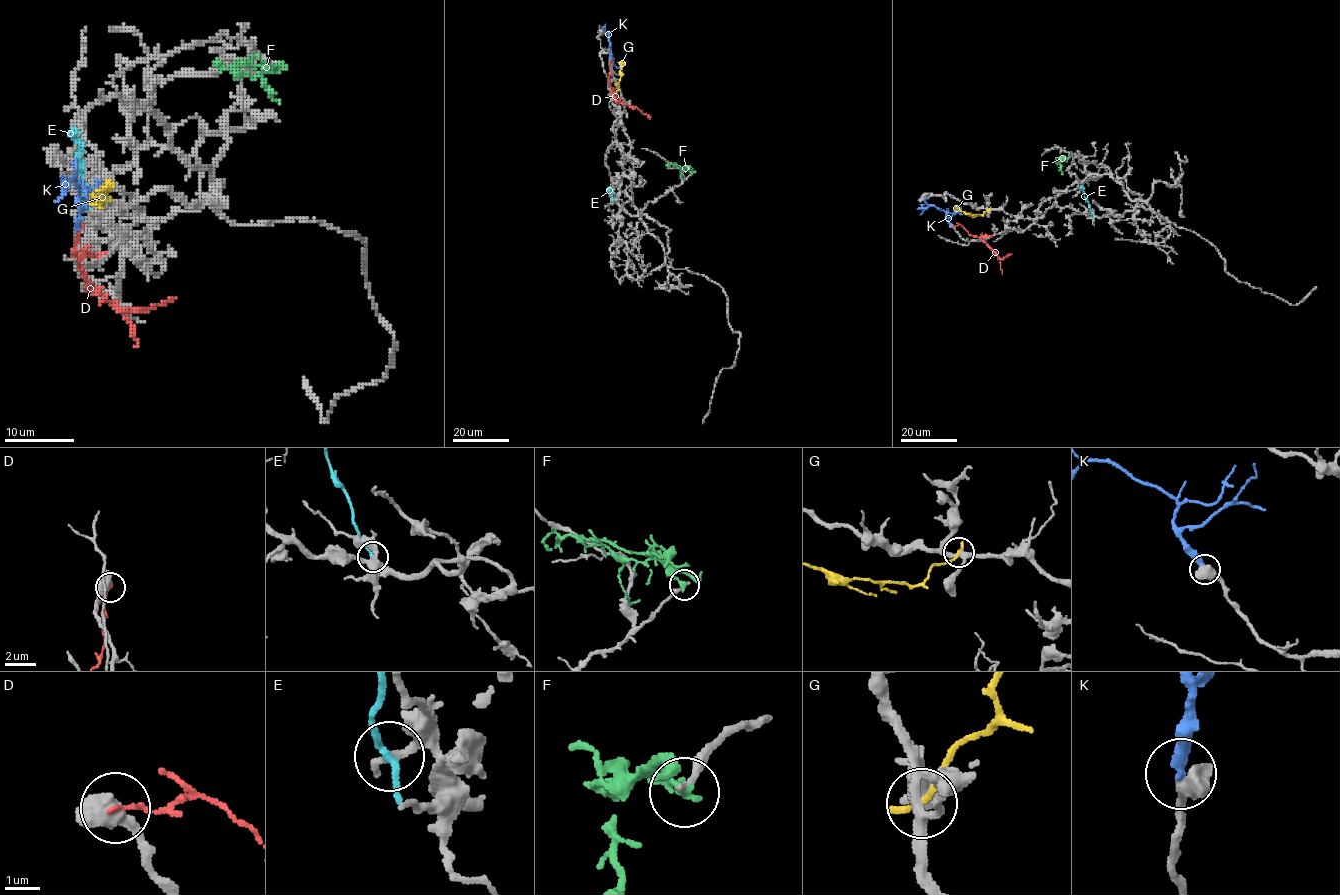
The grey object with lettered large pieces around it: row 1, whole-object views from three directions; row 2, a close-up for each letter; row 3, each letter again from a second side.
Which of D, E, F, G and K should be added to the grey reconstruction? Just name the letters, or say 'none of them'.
K

